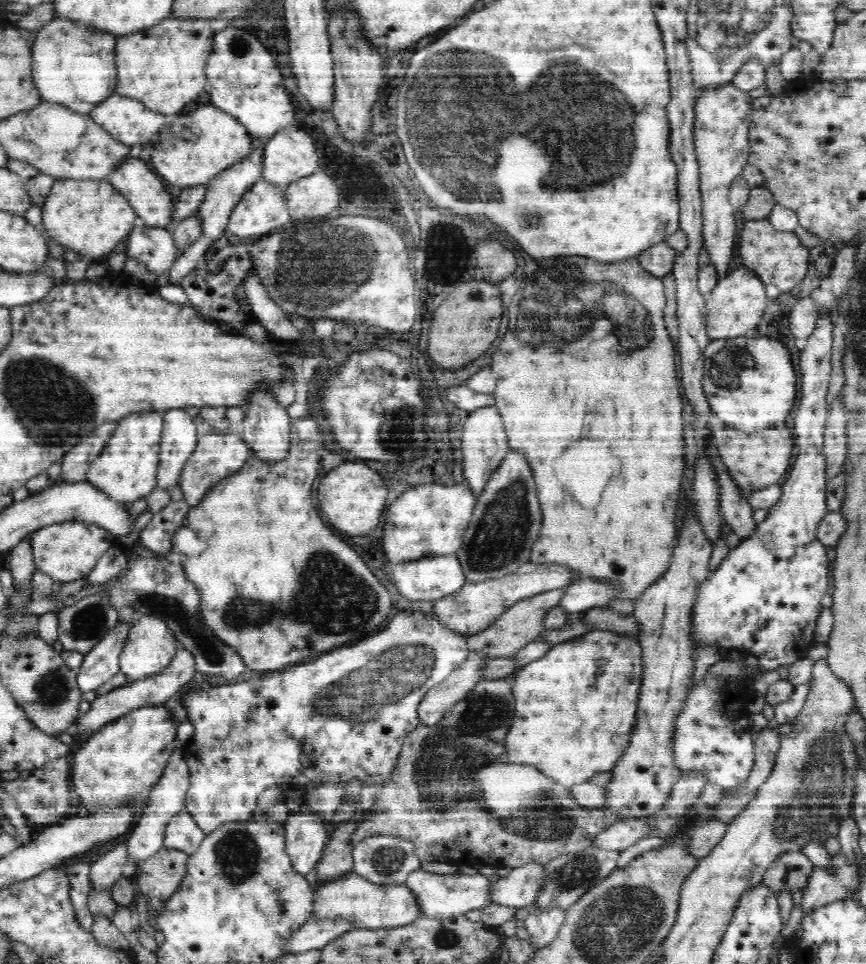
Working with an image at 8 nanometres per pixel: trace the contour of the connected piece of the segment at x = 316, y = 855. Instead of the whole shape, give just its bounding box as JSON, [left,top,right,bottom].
[283,804,331,878]

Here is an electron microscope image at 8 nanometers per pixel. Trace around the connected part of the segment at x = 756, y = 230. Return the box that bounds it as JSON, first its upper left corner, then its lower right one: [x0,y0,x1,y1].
[738,220,808,292]

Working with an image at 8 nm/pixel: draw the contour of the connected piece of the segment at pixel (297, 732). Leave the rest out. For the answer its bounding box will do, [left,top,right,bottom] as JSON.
[181,589,564,834]

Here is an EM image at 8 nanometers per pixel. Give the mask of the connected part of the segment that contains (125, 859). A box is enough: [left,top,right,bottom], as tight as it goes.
[90,844,129,890]

